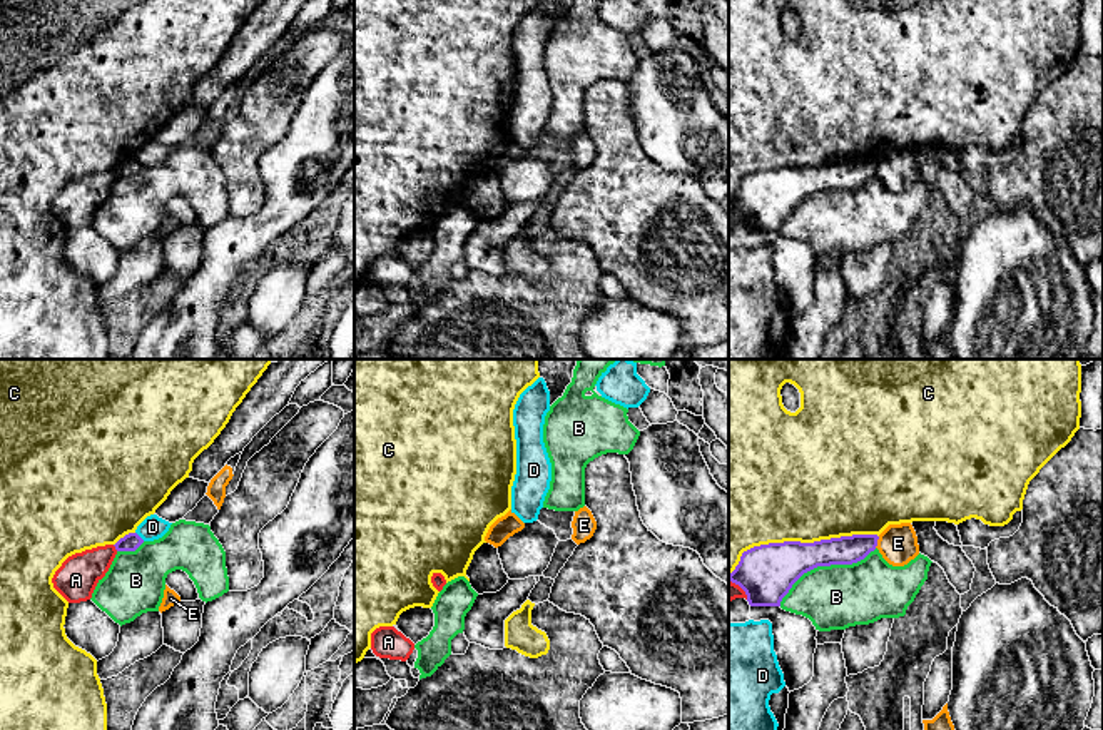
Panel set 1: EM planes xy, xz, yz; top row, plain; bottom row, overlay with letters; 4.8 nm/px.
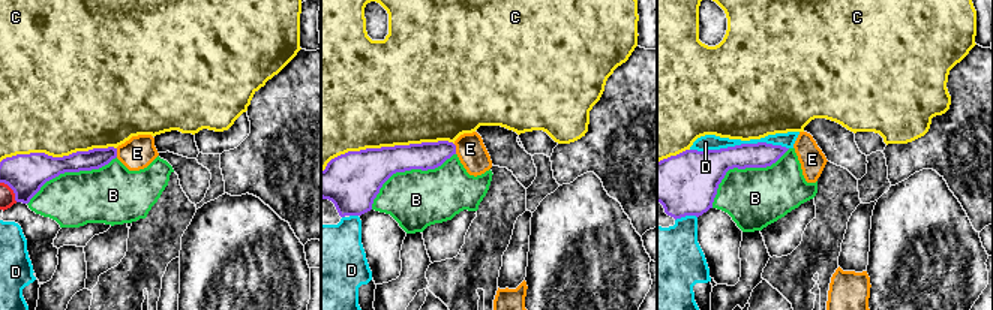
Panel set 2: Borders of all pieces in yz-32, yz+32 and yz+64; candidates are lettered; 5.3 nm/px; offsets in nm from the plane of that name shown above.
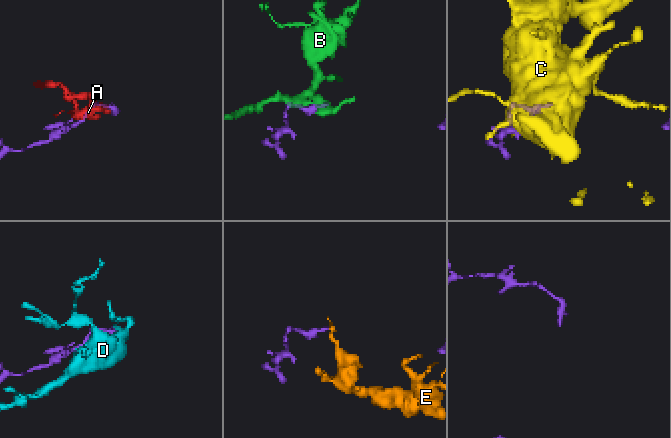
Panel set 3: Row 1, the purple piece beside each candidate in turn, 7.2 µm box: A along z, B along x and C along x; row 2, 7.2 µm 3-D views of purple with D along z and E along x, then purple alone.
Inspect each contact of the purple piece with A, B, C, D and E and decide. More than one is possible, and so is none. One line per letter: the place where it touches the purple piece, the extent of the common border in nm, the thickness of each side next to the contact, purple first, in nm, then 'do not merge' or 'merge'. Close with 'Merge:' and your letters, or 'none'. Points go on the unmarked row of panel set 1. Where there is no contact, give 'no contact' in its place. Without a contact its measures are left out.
A: xy (116, 174) | 40 nm | 90/200 nm | do not merge
B: yz (824, 191) | 550 nm | 240/320 nm | do not merge
C: yz (799, 167) | 750 nm | 280/500 nm | do not merge
D: xy (139, 162) | 60 nm | 90/110 nm | do not merge
E: yz (876, 167) | 60 nm | 140/190 nm | do not merge
Merge: none

